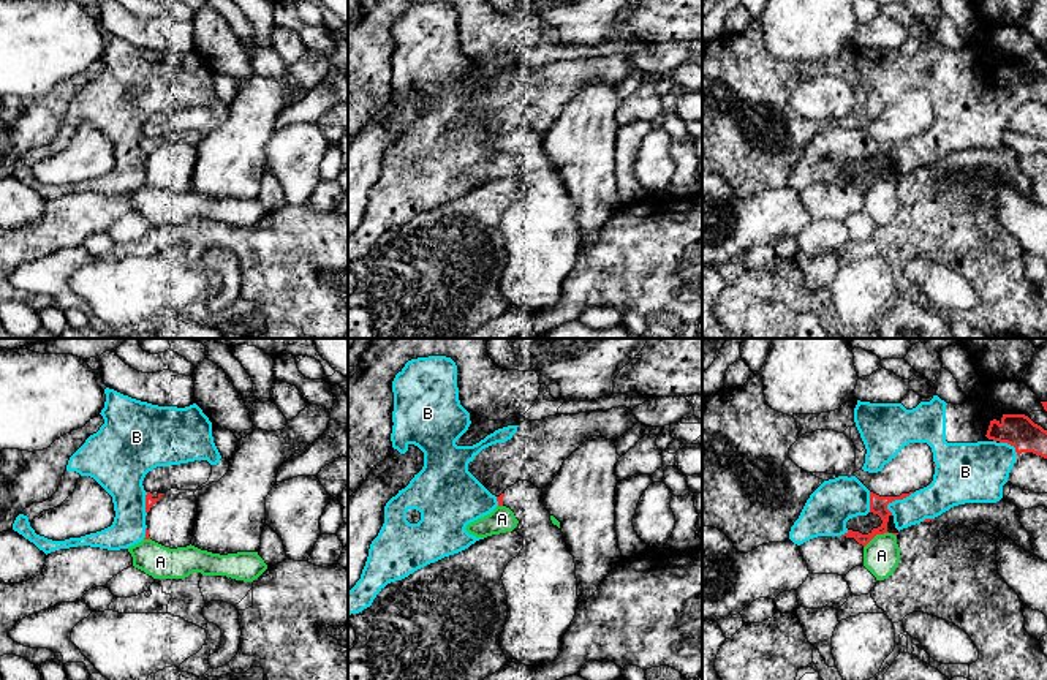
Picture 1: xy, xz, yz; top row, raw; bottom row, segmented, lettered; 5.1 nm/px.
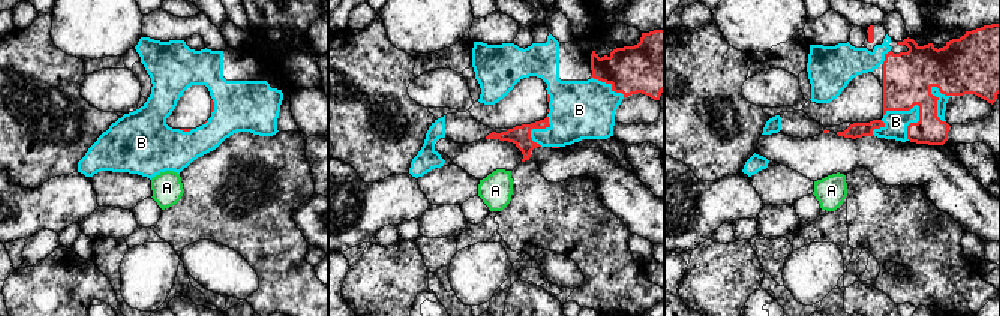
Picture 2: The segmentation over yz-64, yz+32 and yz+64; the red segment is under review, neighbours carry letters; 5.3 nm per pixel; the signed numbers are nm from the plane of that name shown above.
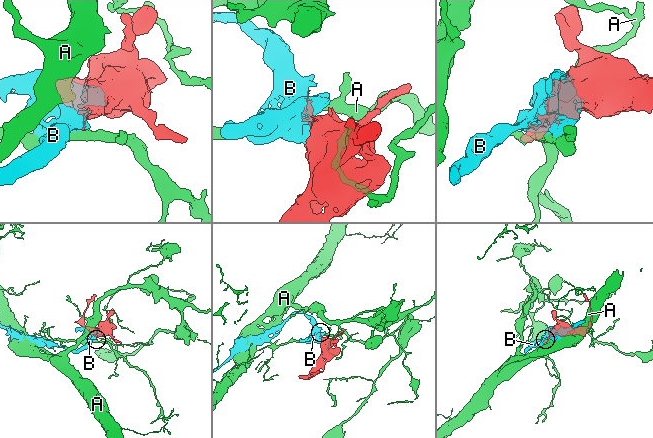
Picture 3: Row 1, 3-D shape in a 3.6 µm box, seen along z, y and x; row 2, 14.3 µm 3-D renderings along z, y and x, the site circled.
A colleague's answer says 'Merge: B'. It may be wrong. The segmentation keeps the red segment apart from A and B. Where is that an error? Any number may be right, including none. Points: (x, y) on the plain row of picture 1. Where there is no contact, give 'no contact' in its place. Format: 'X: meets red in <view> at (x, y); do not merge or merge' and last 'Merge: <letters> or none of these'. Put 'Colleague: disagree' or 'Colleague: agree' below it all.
A: meets red in yz at (875, 181); do not merge
B: meets red in yz at (899, 144); merge
Merge: B
Colleague: agree

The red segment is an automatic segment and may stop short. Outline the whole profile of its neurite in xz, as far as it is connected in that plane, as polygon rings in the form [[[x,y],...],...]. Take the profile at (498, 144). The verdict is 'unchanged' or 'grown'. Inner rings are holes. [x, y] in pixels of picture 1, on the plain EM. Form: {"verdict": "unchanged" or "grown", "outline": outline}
{"verdict": "grown", "outline": [[[446,2],[411,5],[392,27],[392,93],[400,100],[410,90],[424,98],[424,112],[410,130],[399,136],[384,152],[384,169],[372,187],[361,225],[348,237],[348,261],[370,253],[376,240],[391,228],[402,226],[414,217],[444,202],[468,195],[479,185],[465,174],[468,169],[503,152],[503,142],[492,141],[470,117],[468,109],[486,93],[512,84],[519,71],[508,71],[487,81],[473,92],[457,92],[455,87],[468,76],[470,59],[460,51],[457,11]],[[406,158],[421,158],[418,169],[406,166]]]}

